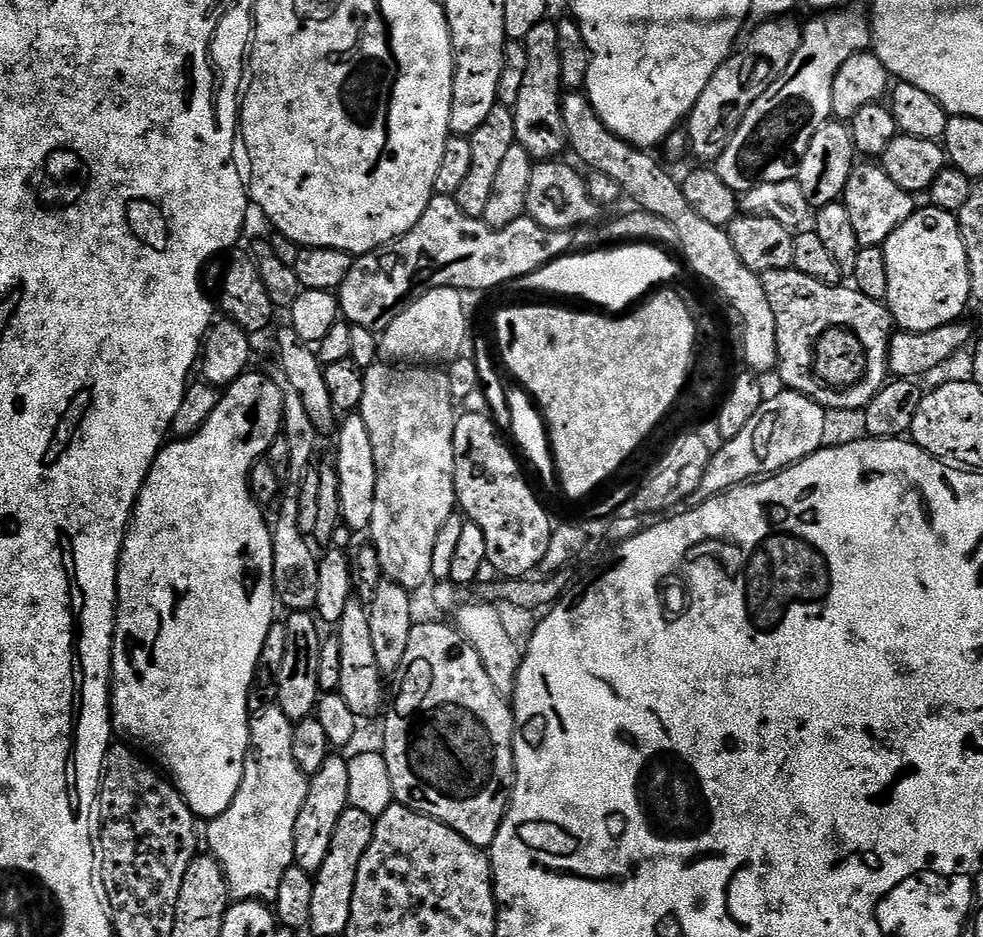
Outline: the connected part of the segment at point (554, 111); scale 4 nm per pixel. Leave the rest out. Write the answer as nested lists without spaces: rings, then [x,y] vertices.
[[[551,19],[543,20],[523,40],[526,46],[526,79],[522,82],[522,94],[518,94],[518,102],[515,106],[516,113],[516,143],[521,144],[533,158],[543,162],[559,157],[560,151],[568,148],[567,130],[563,125],[563,110],[561,108],[562,66],[558,58],[558,30]]]

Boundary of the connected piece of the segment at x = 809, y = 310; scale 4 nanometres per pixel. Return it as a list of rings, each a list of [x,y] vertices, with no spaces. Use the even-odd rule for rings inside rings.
[[[790,267],[786,270],[766,270],[759,273],[762,282],[762,290],[766,290],[766,298],[770,298],[770,306],[774,310],[774,323],[778,325],[778,362],[775,375],[780,375],[780,380],[789,392],[797,392],[812,399],[818,406],[824,409],[860,410],[868,407],[868,403],[882,391],[884,385],[889,383],[888,351],[894,331],[892,313],[881,301],[874,298],[866,298],[854,286],[841,286],[840,284],[823,284],[814,278],[806,278],[797,268]],[[828,328],[844,328],[853,332],[858,341],[865,348],[866,366],[864,377],[854,385],[848,387],[829,387],[816,376],[813,371],[813,352],[817,342],[826,334]]]

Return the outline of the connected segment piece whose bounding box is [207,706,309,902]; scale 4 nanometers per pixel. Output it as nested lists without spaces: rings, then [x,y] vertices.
[[[279,706],[267,708],[251,717],[242,786],[238,786],[238,794],[234,794],[232,805],[207,825],[207,851],[215,856],[216,861],[222,866],[228,883],[228,894],[233,901],[276,901],[282,874],[286,874],[286,870],[293,867],[294,822],[298,822],[298,810],[302,810],[302,802],[306,802],[309,781],[309,777],[305,776],[302,770],[298,770],[298,762],[294,762],[293,727],[294,721],[286,718]]]

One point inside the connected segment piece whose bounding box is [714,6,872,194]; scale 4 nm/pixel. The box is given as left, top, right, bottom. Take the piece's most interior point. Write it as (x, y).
(767, 147)

